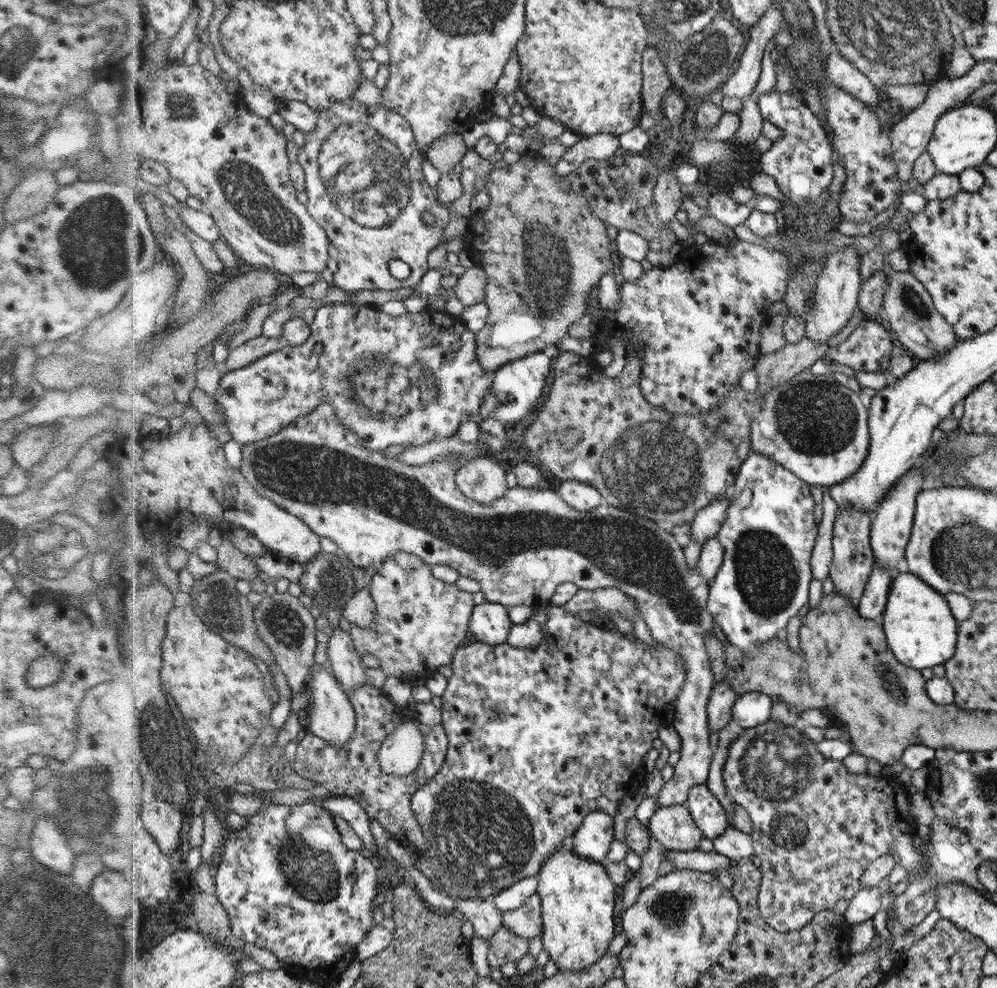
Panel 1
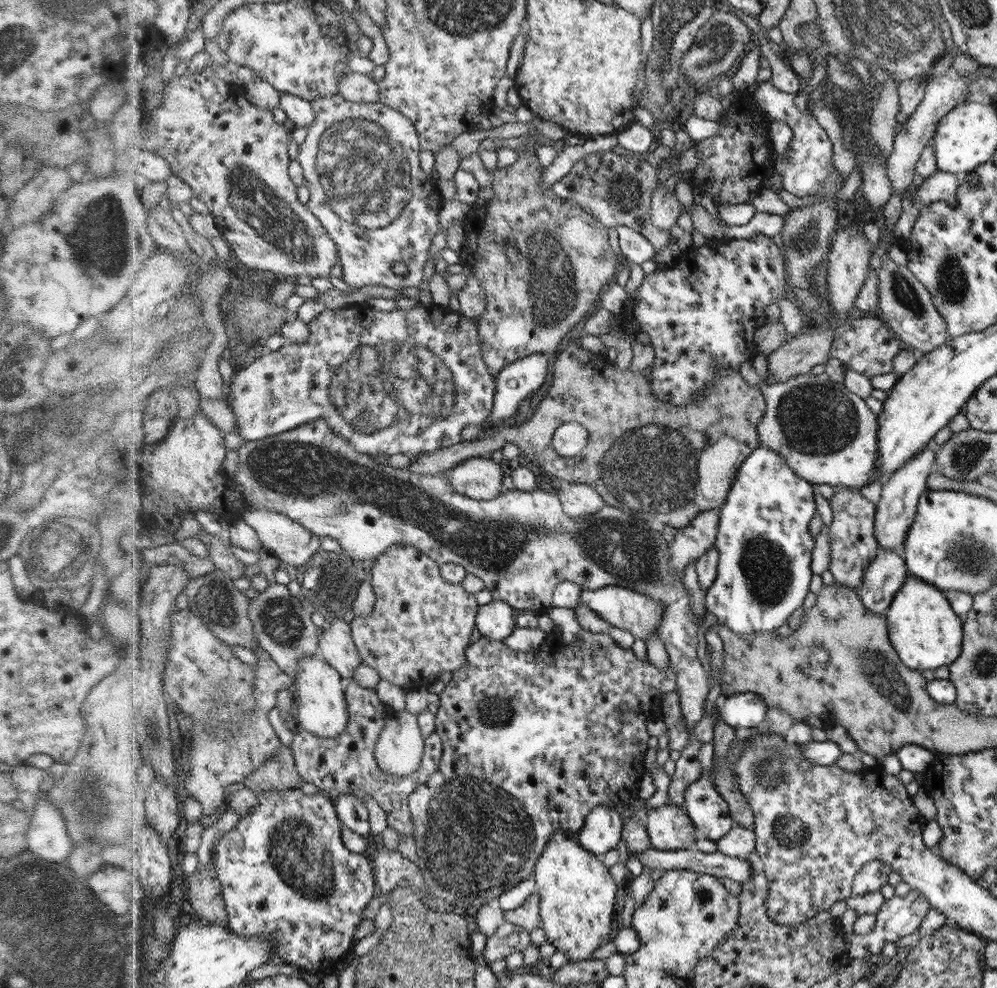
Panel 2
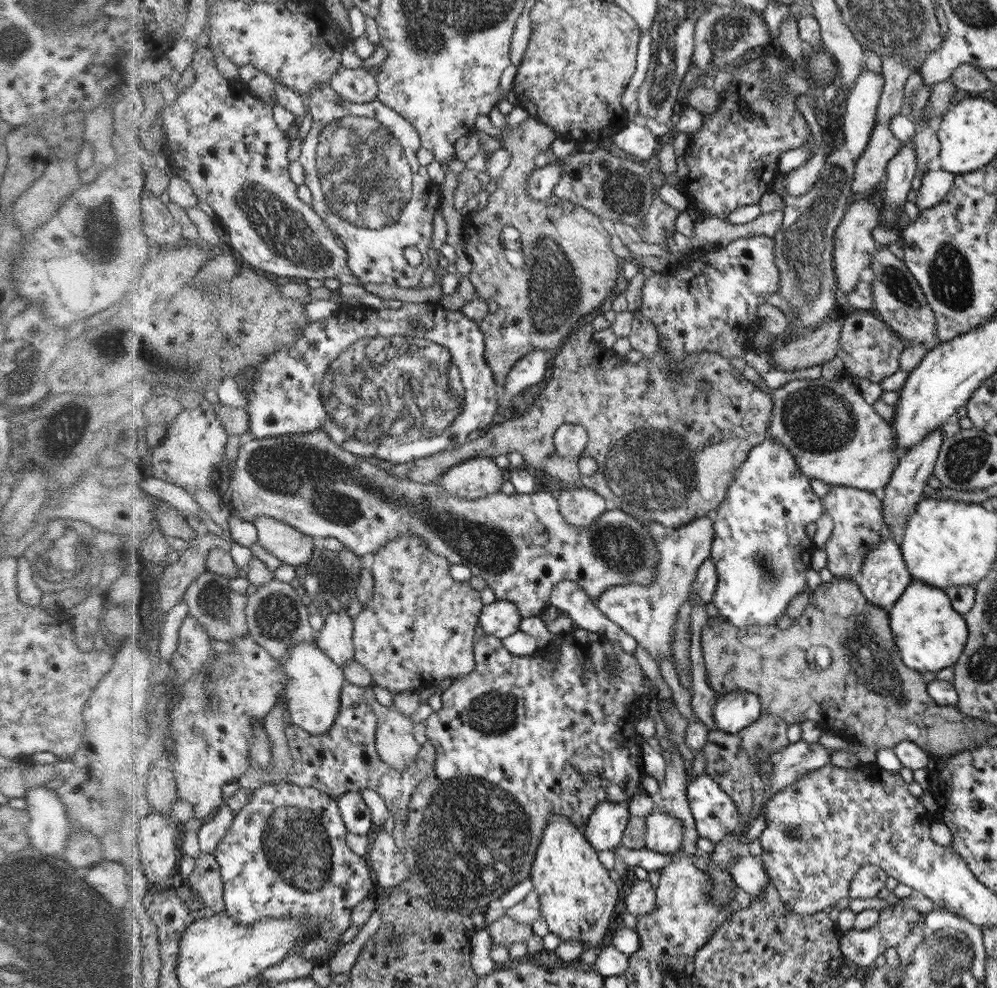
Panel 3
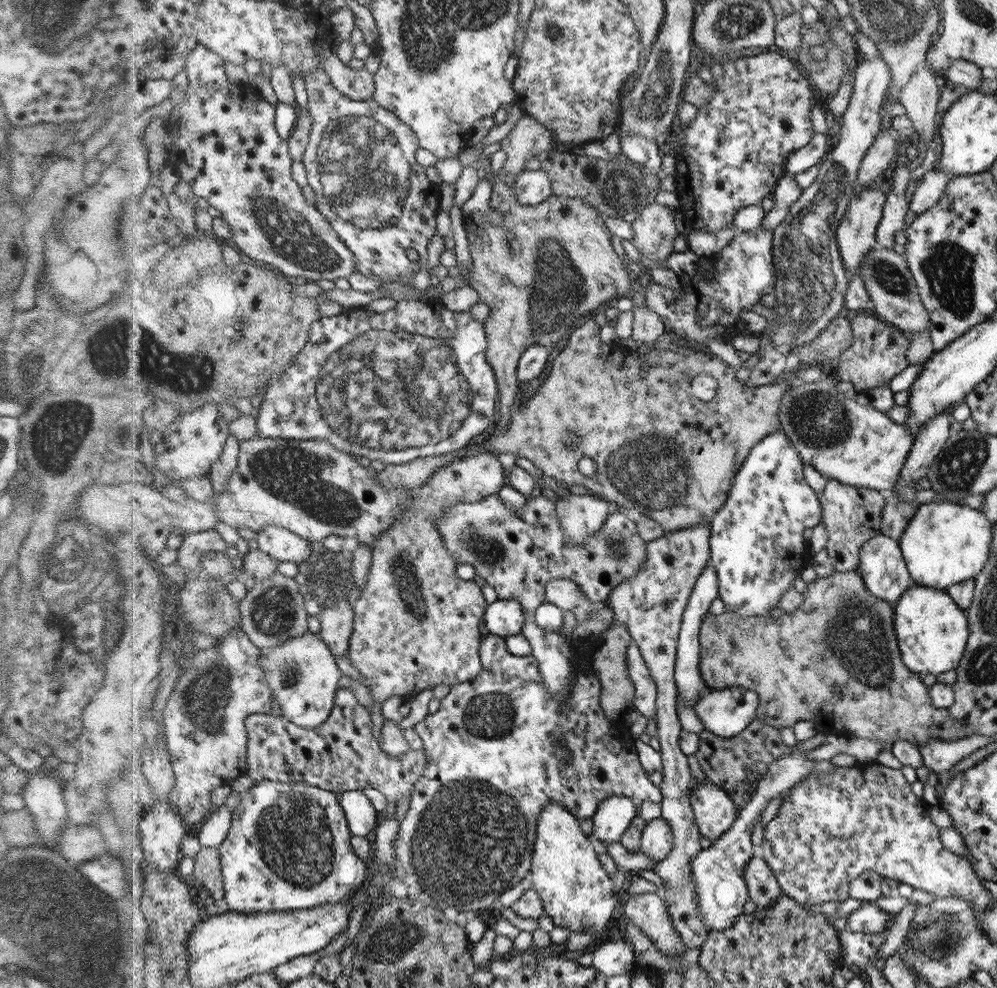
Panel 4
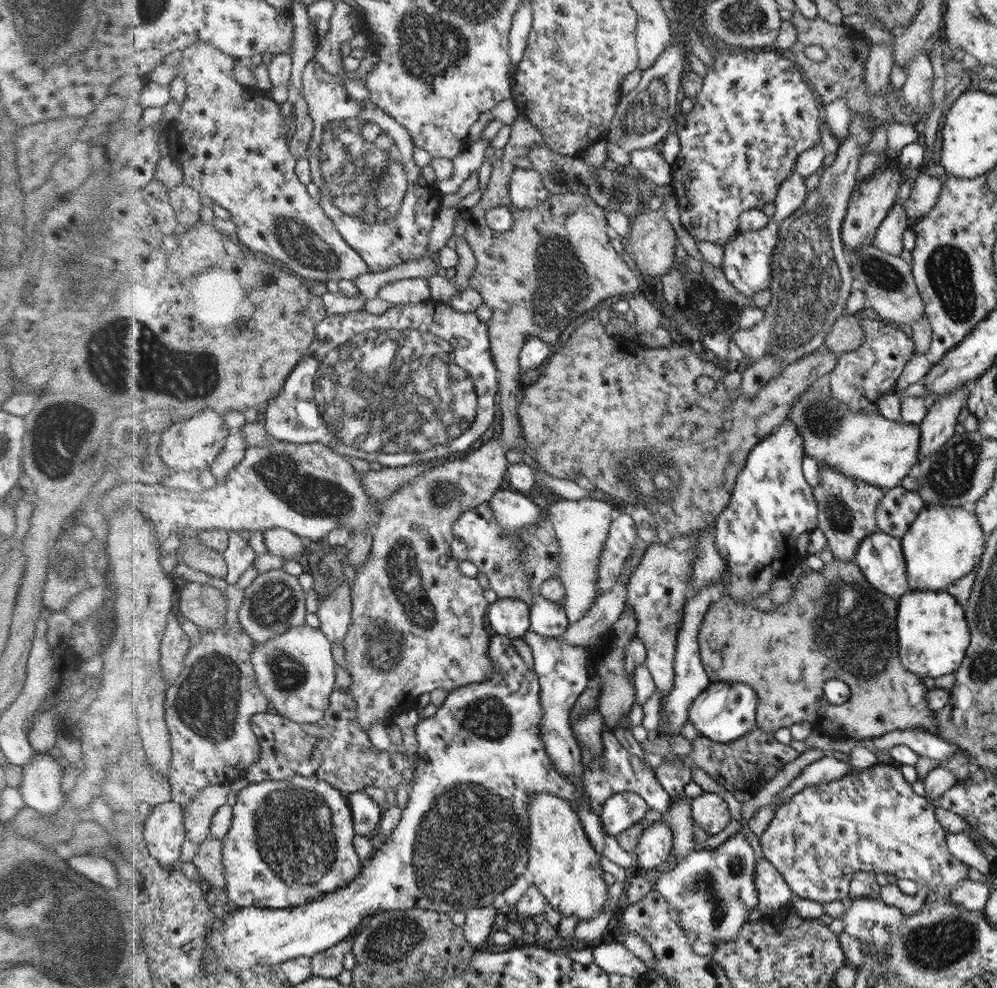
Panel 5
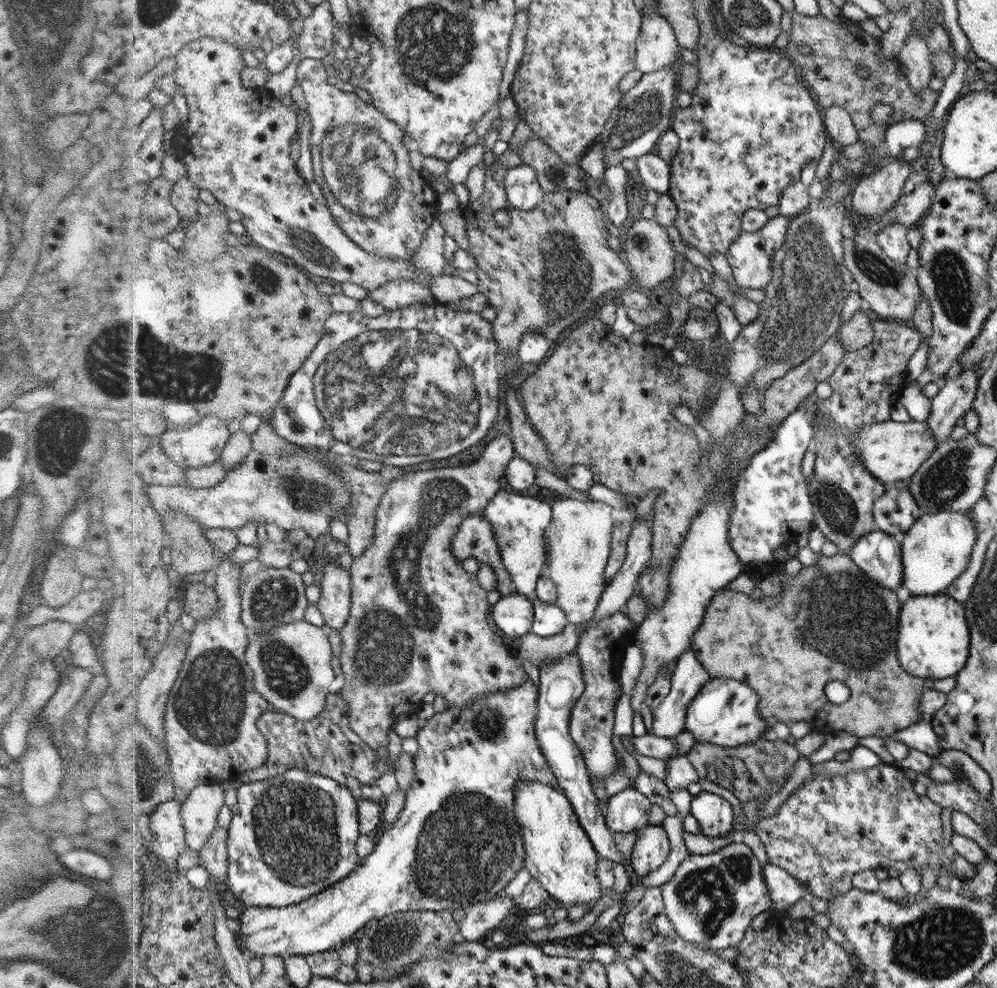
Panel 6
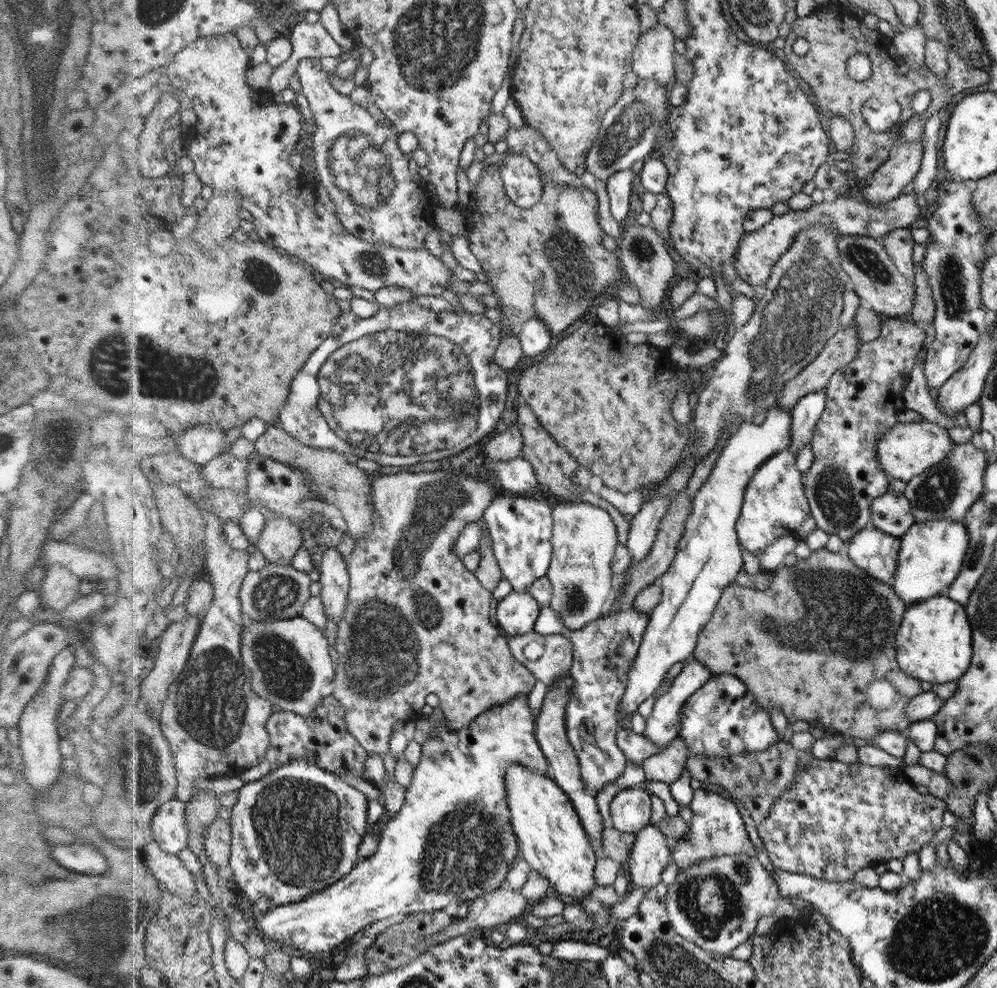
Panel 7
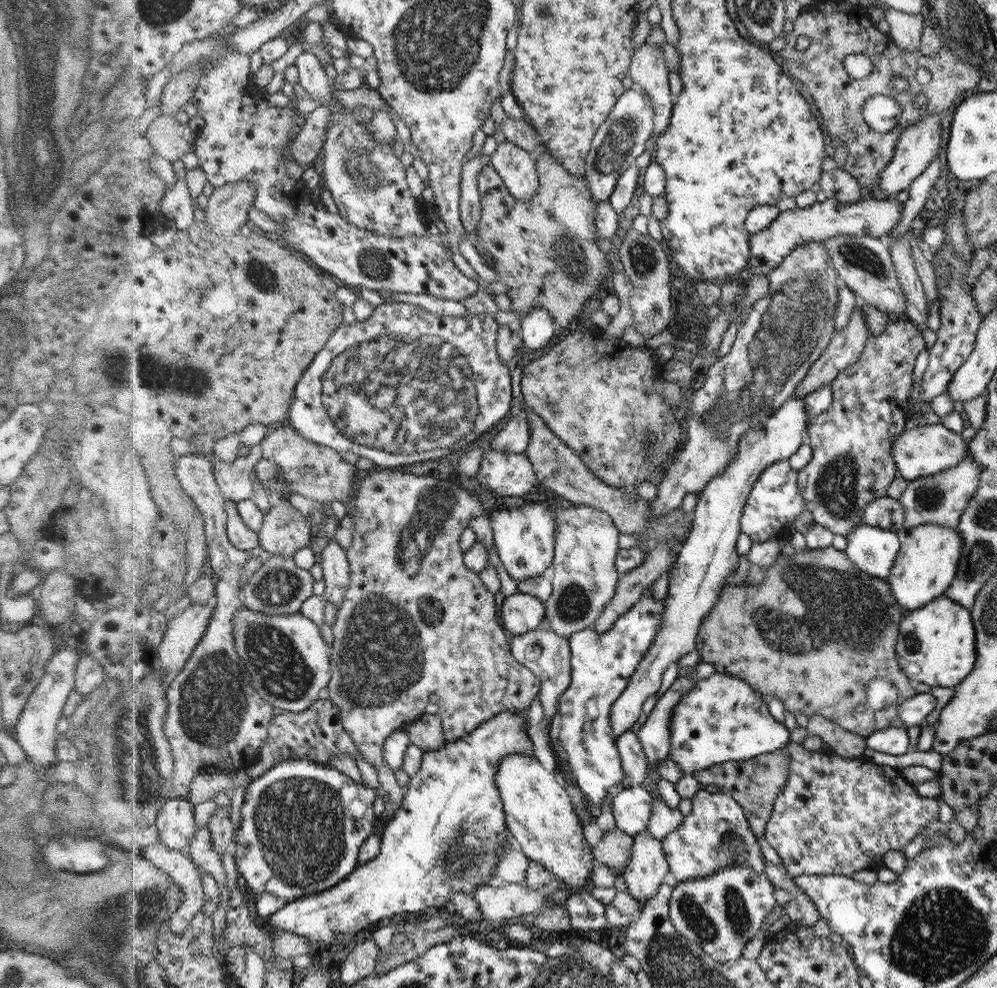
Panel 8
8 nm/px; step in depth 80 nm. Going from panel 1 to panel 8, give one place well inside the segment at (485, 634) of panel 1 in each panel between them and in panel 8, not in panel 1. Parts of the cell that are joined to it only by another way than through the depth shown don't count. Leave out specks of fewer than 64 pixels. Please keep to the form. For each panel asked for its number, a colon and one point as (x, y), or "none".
2: (496, 621)
3: (500, 619)
4: (504, 618)
5: (510, 617)
6: (513, 614)
7: (517, 613)
8: (520, 613)

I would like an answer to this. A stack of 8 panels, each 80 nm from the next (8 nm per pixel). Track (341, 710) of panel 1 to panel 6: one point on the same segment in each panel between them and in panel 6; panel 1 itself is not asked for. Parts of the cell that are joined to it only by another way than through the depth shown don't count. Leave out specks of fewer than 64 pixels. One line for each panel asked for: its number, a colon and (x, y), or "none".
2: (323, 709)
3: (315, 690)
4: (305, 677)
5: (297, 671)
6: (294, 664)

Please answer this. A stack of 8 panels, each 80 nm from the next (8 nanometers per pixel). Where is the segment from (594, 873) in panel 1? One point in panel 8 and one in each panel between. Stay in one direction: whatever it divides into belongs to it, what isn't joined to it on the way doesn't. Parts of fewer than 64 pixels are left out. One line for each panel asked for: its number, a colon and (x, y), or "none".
2: (576, 894)
3: (576, 894)
4: (566, 874)
5: (565, 868)
6: (558, 855)
7: (547, 825)
8: (540, 814)

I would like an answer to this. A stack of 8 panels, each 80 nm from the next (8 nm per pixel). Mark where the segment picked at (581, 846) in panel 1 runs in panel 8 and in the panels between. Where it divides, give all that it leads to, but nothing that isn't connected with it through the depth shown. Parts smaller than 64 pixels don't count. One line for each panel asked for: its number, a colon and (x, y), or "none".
2: (601, 833)
3: (609, 821)
4: (615, 816)
5: (624, 810)
6: (629, 810)
7: (630, 810)
8: (631, 807)

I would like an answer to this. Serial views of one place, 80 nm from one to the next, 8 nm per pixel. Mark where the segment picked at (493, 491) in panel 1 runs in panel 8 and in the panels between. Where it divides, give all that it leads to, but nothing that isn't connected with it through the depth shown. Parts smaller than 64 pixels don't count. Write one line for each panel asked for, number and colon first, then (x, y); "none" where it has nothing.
2: (480, 478)
3: (477, 477)
4: (417, 625)
5: (418, 623)
6: (419, 624)
7: (418, 623)
8: (417, 620)

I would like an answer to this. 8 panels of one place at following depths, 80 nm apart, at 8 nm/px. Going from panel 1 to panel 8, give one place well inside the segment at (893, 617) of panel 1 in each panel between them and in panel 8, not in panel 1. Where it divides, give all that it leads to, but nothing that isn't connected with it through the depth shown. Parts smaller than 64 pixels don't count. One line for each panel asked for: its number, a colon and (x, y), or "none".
2: (924, 626)
3: (932, 634)
4: (933, 629)
5: (934, 636)
6: (935, 637)
7: (935, 641)
8: (937, 643)

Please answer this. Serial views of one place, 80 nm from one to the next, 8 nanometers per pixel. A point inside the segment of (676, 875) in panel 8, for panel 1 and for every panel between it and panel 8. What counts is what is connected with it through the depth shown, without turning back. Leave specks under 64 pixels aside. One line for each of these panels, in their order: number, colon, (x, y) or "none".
1: (708, 814)
2: (709, 813)
3: (716, 816)
4: (714, 813)
5: (710, 811)
6: (714, 815)
7: (716, 829)

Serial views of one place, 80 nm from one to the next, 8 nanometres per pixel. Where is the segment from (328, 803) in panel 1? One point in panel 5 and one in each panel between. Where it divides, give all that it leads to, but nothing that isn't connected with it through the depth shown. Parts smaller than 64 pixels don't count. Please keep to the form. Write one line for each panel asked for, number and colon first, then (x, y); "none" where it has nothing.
2: (353, 812)
3: (357, 814)
4: (362, 816)
5: (367, 814)

